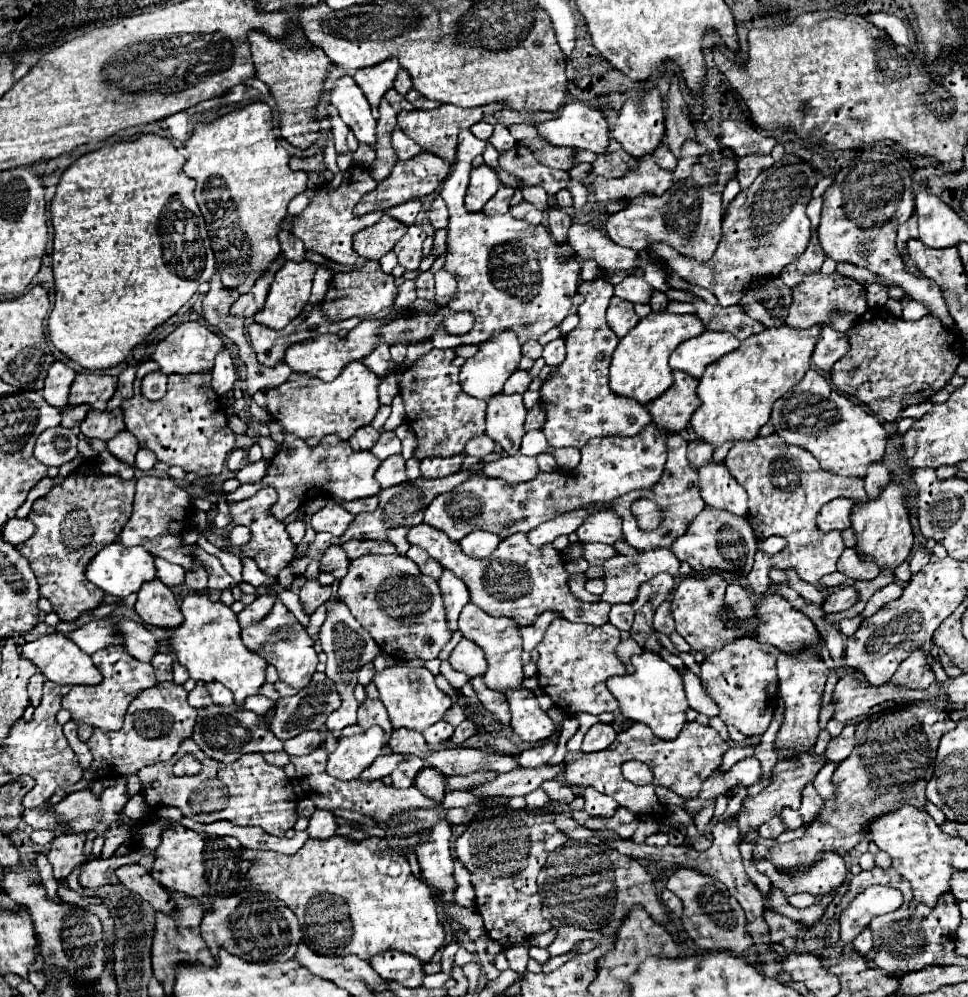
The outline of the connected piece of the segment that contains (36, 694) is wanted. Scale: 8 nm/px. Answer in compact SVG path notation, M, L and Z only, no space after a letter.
M36 673L30 683L28 683L28 695L30 695L30 703L34 707L38 707L40 703L40 697L42 697L42 685L44 685L44 675L42 673Z

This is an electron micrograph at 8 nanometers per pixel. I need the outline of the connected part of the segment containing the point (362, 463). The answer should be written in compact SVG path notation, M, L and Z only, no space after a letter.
M286 435L284 443L280 445L278 453L272 457L268 473L262 481L254 483L242 483L234 493L226 495L228 503L234 503L238 499L248 499L258 491L258 487L274 487L278 493L278 501L274 505L276 519L286 519L292 511L300 507L300 503L306 497L312 495L332 495L346 501L360 499L360 497L372 497L378 495L380 483L374 479L374 473L380 465L380 459L368 451L354 451L348 441L338 439L336 435L330 435L318 443L318 447L308 447L302 439L294 435Z

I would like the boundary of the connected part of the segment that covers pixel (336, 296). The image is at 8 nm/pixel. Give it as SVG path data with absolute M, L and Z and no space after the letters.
M366 261L360 269L348 271L348 273L336 273L330 281L330 289L326 293L326 301L320 303L322 313L328 319L348 319L348 317L358 317L366 319L382 309L388 309L394 305L394 299L398 295L398 287L394 285L394 277L386 275L376 261Z

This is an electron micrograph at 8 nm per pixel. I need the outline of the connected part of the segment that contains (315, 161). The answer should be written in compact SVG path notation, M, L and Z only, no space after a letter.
M318 151L316 155L310 155L310 157L292 157L290 167L302 169L302 171L308 171L308 173L320 173L320 171L324 171L322 151Z

